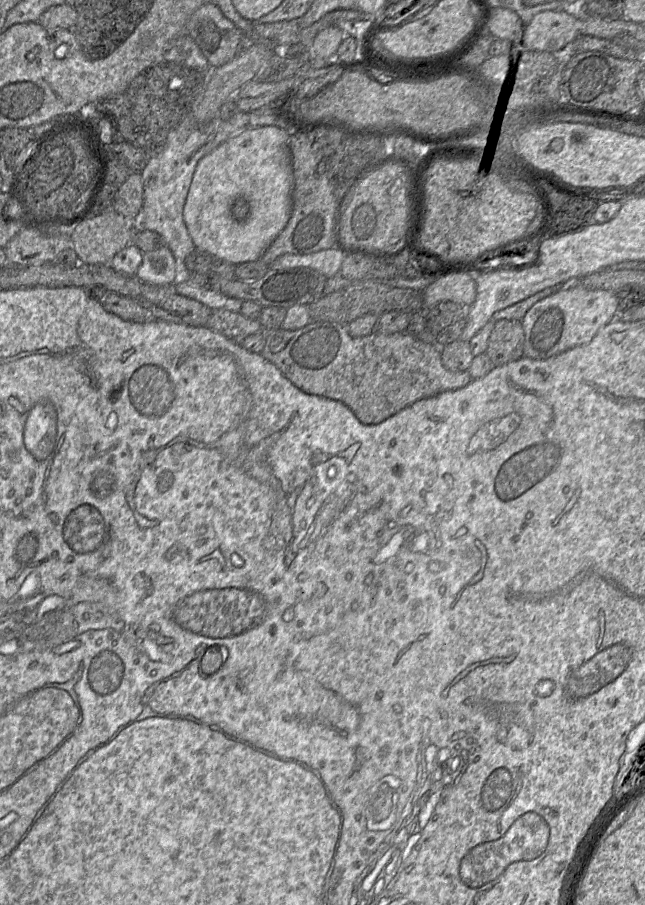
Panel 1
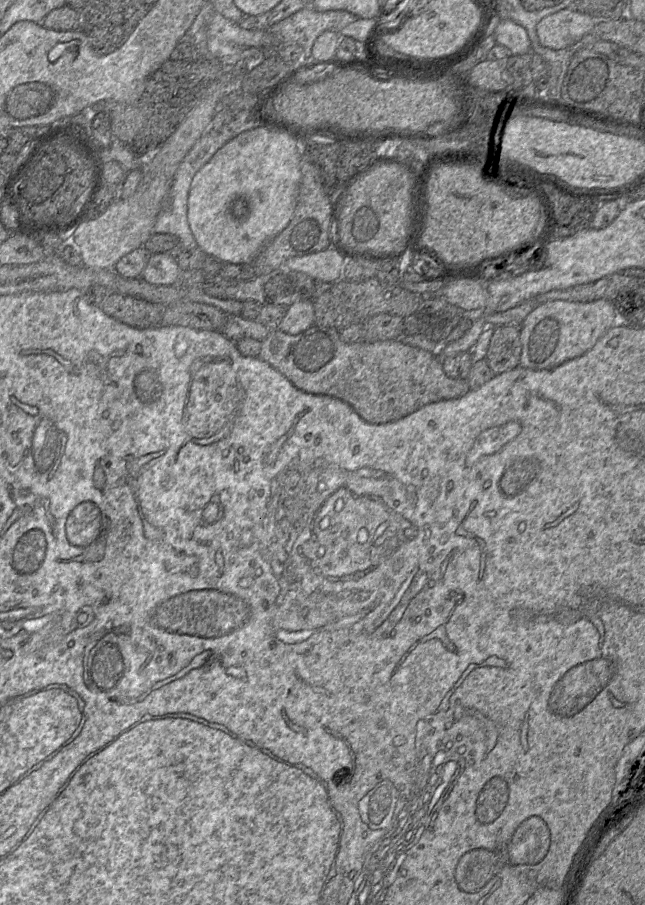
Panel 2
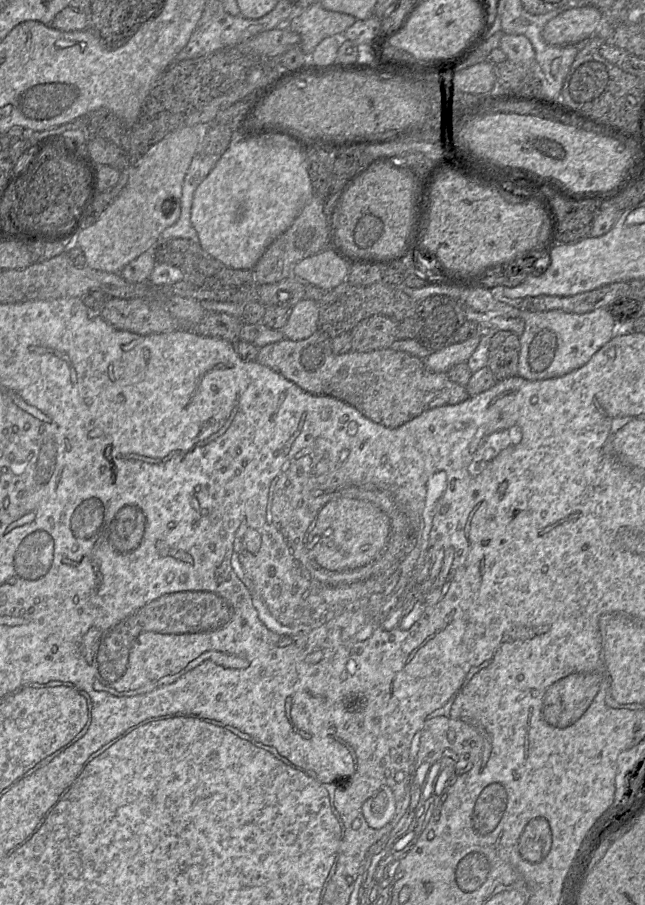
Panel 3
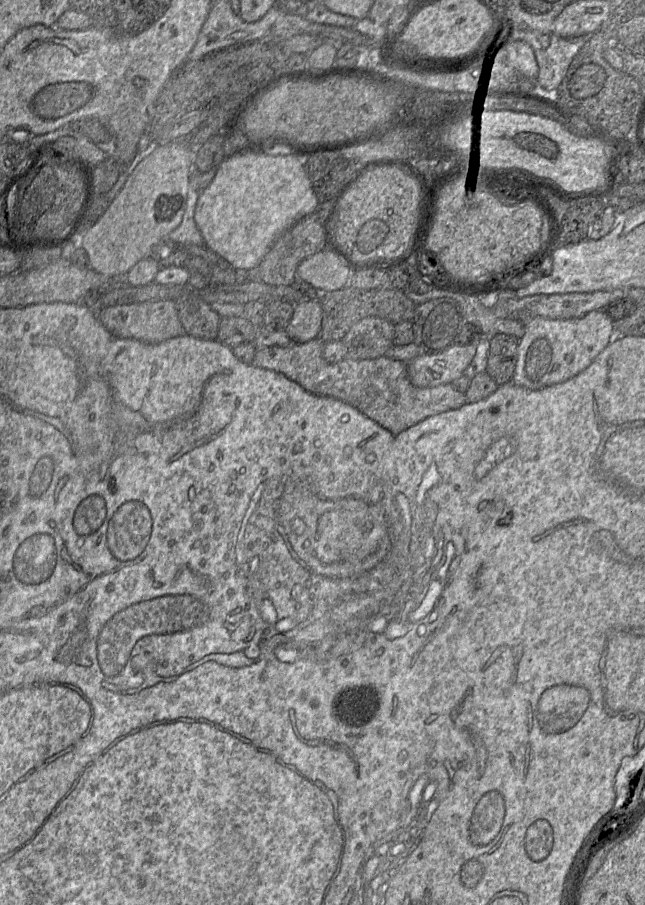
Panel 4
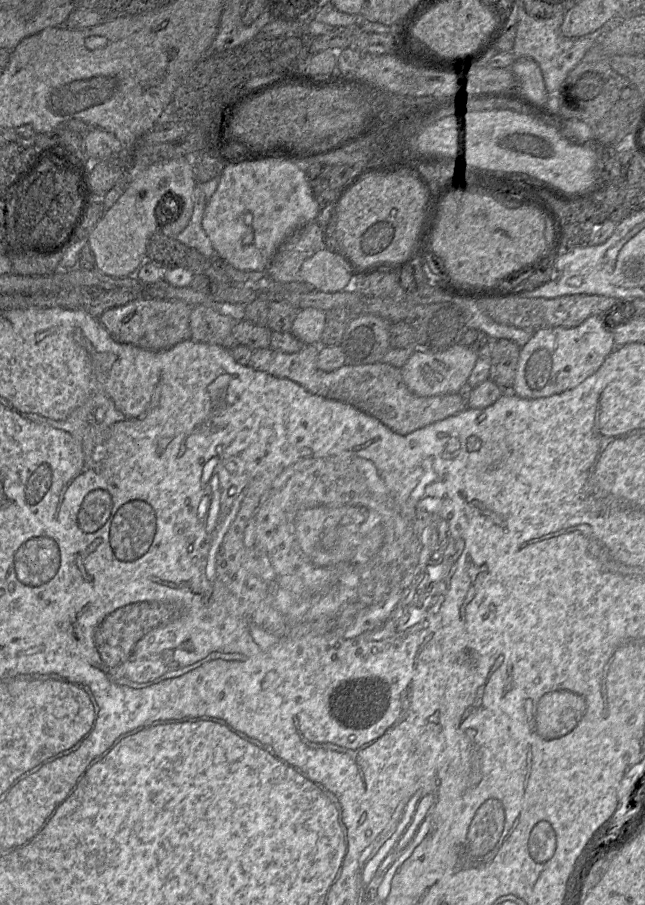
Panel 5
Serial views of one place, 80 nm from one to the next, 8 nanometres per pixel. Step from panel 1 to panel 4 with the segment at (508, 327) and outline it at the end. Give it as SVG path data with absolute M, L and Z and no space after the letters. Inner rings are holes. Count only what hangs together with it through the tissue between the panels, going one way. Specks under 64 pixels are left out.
M497 334L490 337L490 350L486 372L498 385L509 383L514 375L518 358L519 339L512 335Z

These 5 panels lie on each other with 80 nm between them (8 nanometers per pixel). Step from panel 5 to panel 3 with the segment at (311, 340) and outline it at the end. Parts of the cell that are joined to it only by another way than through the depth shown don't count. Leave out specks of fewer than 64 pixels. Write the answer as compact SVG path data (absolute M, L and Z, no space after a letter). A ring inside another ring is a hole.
M312 299L299 301L291 309L287 323L280 330L284 338L299 341L318 331L318 303Z

